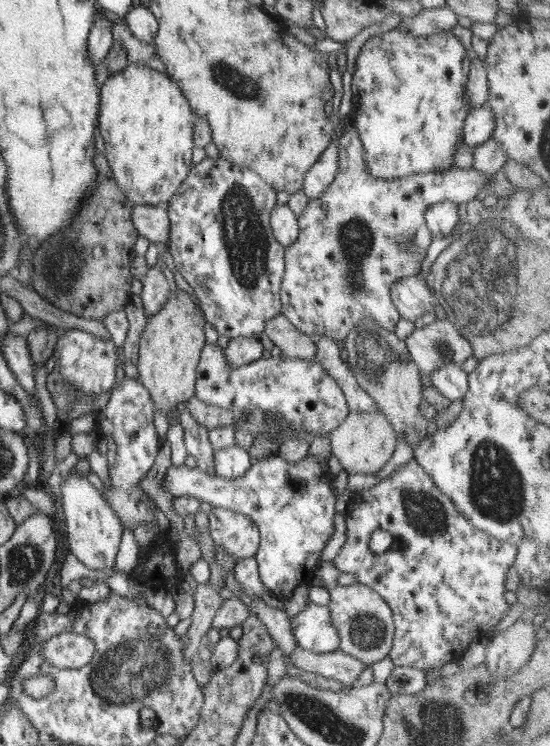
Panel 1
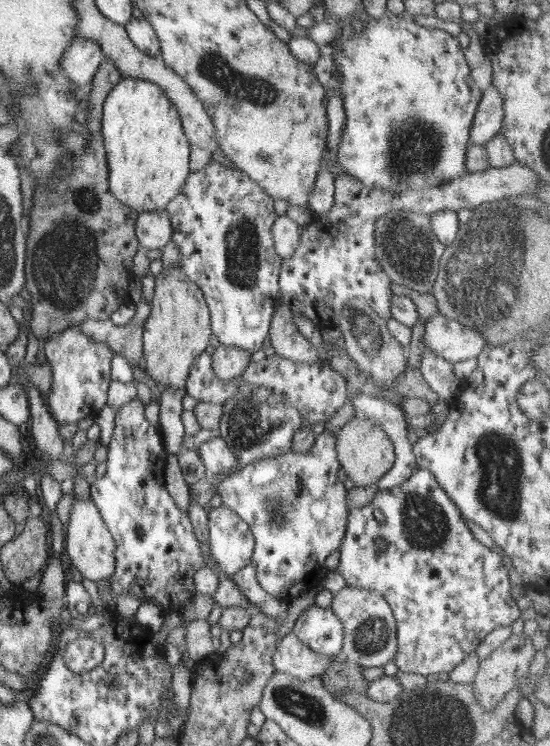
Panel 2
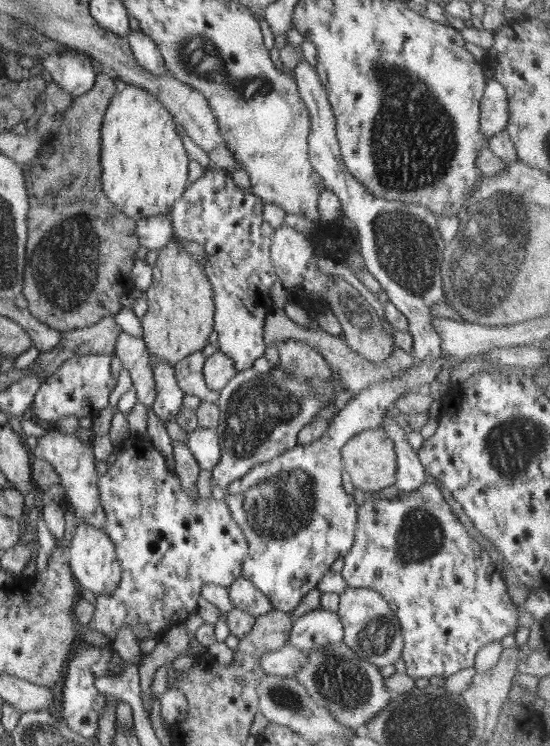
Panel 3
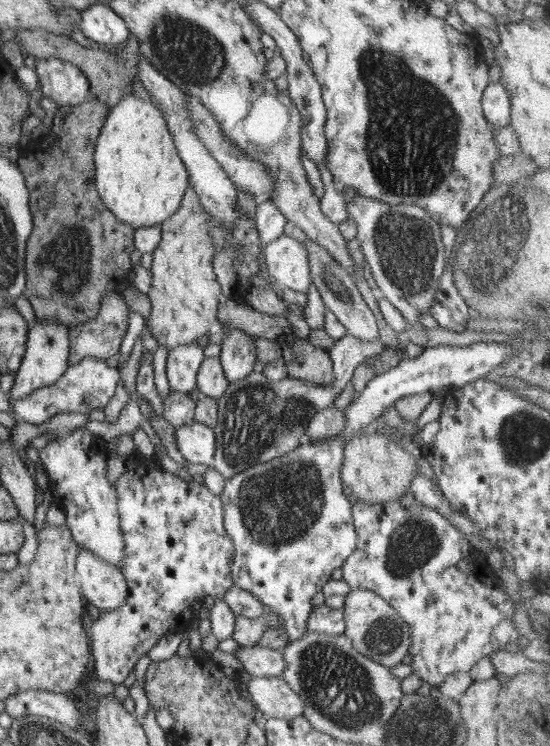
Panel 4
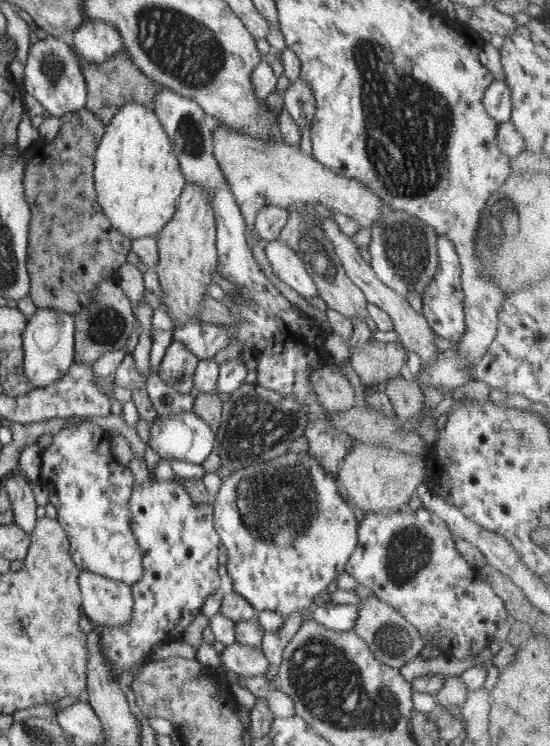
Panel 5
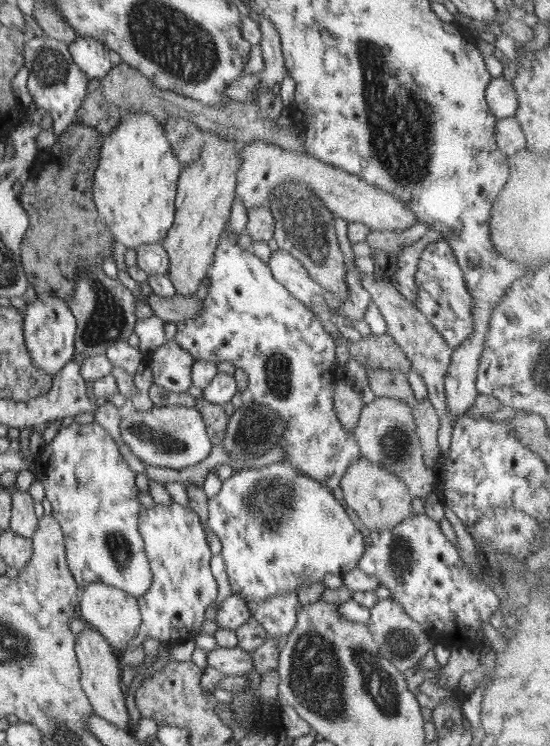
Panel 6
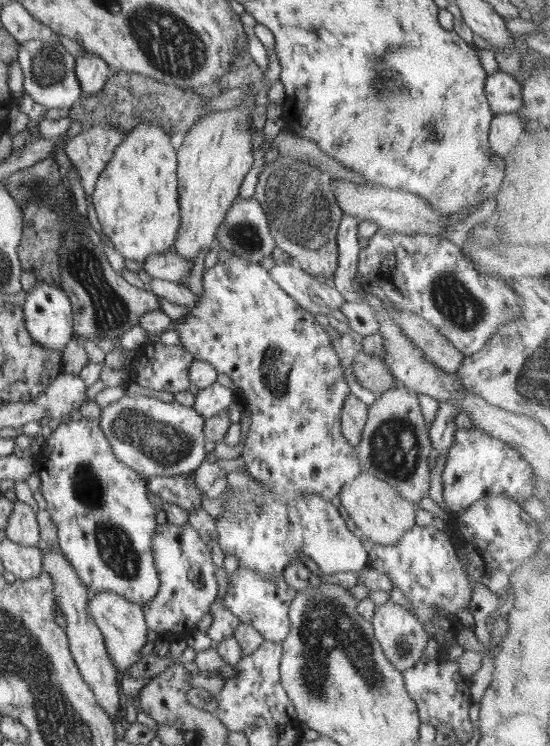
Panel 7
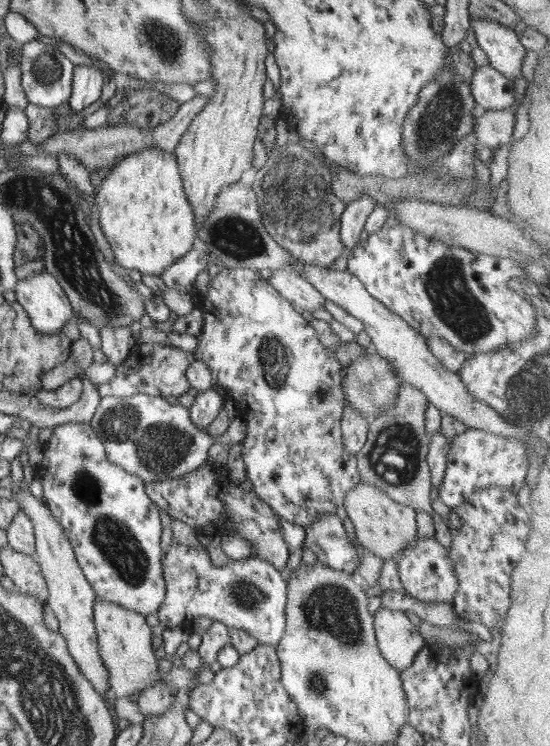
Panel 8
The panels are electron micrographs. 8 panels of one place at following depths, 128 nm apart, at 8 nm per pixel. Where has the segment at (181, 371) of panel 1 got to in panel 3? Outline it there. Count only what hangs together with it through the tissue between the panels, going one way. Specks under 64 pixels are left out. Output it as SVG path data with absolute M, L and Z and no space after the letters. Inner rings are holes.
M172 230L170 243L160 250L158 261L153 267L152 284L148 287L148 311L142 318L143 339L147 351L159 362L165 360L174 368L189 354L202 351L214 330L213 292L202 264L182 250L186 241L176 237Z

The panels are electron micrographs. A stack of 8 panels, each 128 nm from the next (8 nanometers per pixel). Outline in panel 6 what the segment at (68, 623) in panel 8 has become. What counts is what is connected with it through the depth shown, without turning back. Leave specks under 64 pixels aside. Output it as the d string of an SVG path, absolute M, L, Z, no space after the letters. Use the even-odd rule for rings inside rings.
M88 623L79 627L75 633L75 654L81 670L81 686L94 713L120 729L130 730L129 712L125 702L126 683L118 668L119 656L108 640Z

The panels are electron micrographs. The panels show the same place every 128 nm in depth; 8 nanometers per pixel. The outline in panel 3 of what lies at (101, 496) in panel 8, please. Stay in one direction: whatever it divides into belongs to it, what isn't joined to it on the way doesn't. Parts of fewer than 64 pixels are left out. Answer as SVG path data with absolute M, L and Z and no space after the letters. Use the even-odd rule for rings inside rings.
M44 423L45 434L37 440L37 446L32 450L36 459L43 459L48 462L61 478L65 495L60 504L69 504L75 508L75 526L78 523L88 523L106 531L106 513L102 508L97 482L96 456L93 453L95 440L91 437L87 440L80 440L72 434L64 434L57 431L53 423Z

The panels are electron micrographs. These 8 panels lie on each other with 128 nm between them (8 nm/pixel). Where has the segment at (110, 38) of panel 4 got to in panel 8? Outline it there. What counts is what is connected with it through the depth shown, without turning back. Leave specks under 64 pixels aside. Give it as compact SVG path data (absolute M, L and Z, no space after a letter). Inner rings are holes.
M90 65L75 66L73 72L70 107L78 113L83 108L94 104L103 91L104 74Z

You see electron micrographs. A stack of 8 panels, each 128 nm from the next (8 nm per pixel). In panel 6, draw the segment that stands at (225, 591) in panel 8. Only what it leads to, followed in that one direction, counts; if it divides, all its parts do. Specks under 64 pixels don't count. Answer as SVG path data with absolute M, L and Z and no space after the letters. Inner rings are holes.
M172 499L170 504L155 503L154 506L143 507L139 514L138 528L145 544L145 553L153 577L148 590L137 598L142 622L129 645L140 646L147 638L170 641L187 637L205 620L204 611L215 601L218 590L216 578L210 571L212 552L200 516L191 507L182 506ZM285 592L264 602L247 600L249 611L265 628L268 638L285 638L296 626L299 602L296 592Z

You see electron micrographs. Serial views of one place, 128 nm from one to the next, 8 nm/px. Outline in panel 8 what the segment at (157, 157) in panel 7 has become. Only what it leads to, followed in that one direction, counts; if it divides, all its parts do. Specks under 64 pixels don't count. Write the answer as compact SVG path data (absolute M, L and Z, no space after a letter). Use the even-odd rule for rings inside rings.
M154 145L127 154L112 165L110 174L102 180L98 188L98 224L112 252L115 261L127 270L138 270L141 274L160 276L161 272L188 254L197 237L196 216L188 203L184 184L179 174L177 158L170 151L162 150Z

